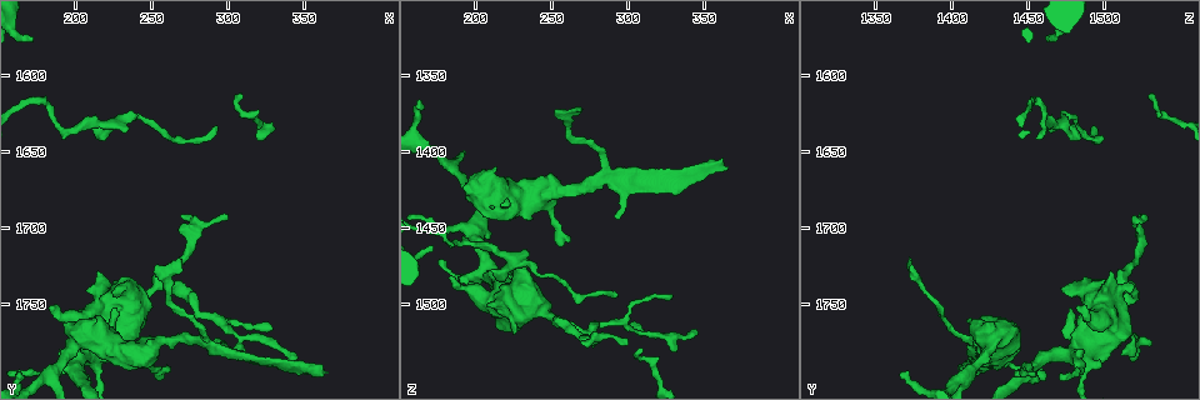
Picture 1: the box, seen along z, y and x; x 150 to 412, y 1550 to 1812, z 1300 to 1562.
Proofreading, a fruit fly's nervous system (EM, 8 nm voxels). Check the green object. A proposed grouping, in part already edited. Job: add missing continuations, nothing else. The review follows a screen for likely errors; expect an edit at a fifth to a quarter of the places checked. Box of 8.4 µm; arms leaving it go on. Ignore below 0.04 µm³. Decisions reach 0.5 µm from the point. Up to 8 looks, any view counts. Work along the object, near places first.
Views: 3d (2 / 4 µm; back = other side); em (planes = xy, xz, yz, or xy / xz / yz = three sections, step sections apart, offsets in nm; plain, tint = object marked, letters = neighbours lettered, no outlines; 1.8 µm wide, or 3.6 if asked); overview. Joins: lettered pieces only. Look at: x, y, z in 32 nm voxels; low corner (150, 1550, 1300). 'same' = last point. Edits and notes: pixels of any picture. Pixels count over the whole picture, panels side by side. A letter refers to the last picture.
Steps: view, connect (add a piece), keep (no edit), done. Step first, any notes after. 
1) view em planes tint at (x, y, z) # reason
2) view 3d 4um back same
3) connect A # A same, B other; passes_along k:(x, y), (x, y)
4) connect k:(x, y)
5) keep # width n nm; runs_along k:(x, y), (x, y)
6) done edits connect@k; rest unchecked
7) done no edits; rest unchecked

view em yz step 4 tint at (182, 1752, 1482) # thick end

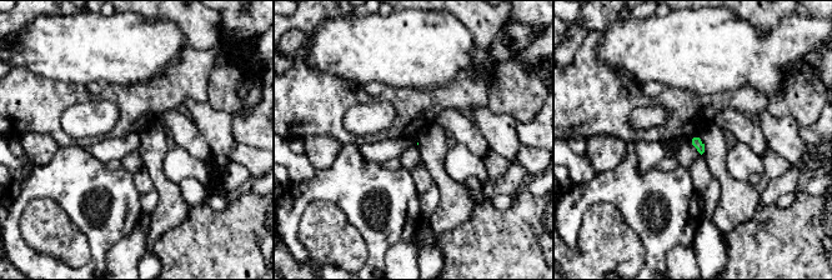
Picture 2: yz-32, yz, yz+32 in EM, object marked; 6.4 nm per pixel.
view em xz step 8 letters same

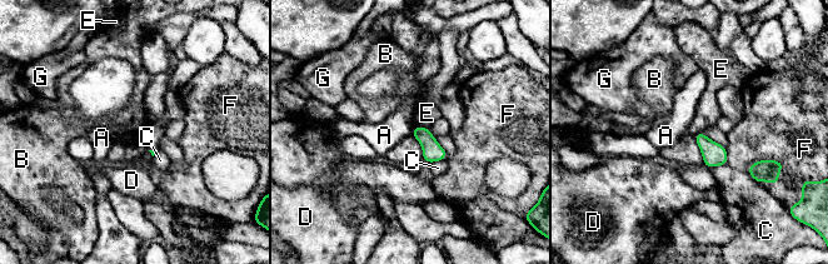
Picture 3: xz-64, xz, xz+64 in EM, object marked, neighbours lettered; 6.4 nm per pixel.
keep # longest_contact F 190 nm; A other, B other, C other, D other, E other, F other, G other; border 3:(414, 125), (410, 134); no lettered piece goes on from it

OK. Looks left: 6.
view 3d 4um at (364, 1792, 1412) # thin end

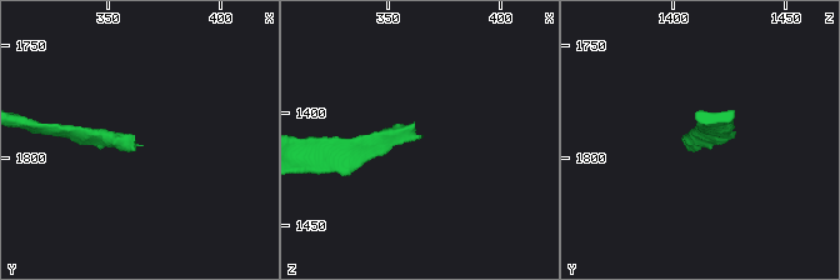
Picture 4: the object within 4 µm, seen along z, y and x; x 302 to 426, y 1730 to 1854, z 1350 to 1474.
view em planes letters at (364, 1794, 1412) # need the tissue

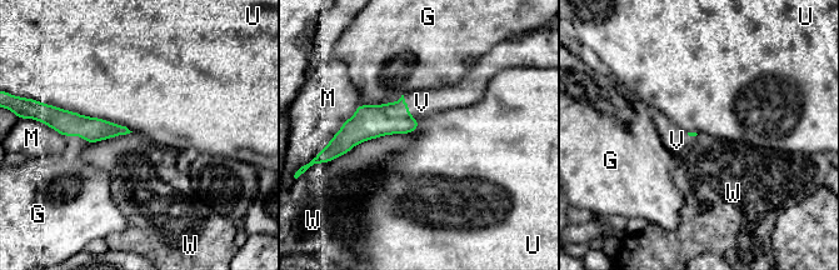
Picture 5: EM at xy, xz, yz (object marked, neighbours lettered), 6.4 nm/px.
connect V # G other, M other, U other, V same, W other; passes_along 5:(373, 121), (408, 109), (422, 103); the neuron continues

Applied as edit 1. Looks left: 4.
view em 3.6um planes letters at (300, 1690, 1522) # free end

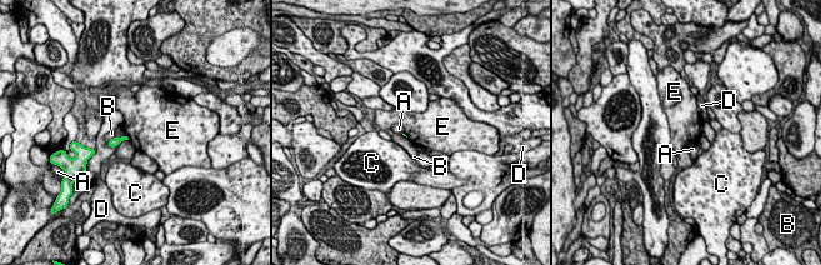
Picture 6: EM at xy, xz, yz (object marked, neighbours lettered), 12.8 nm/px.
keep # longest_contact A 200 nm; A other, B other, C other, D other, E other; no lettered piece goes on from it

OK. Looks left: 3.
done edits connect@5; rest unchecked

